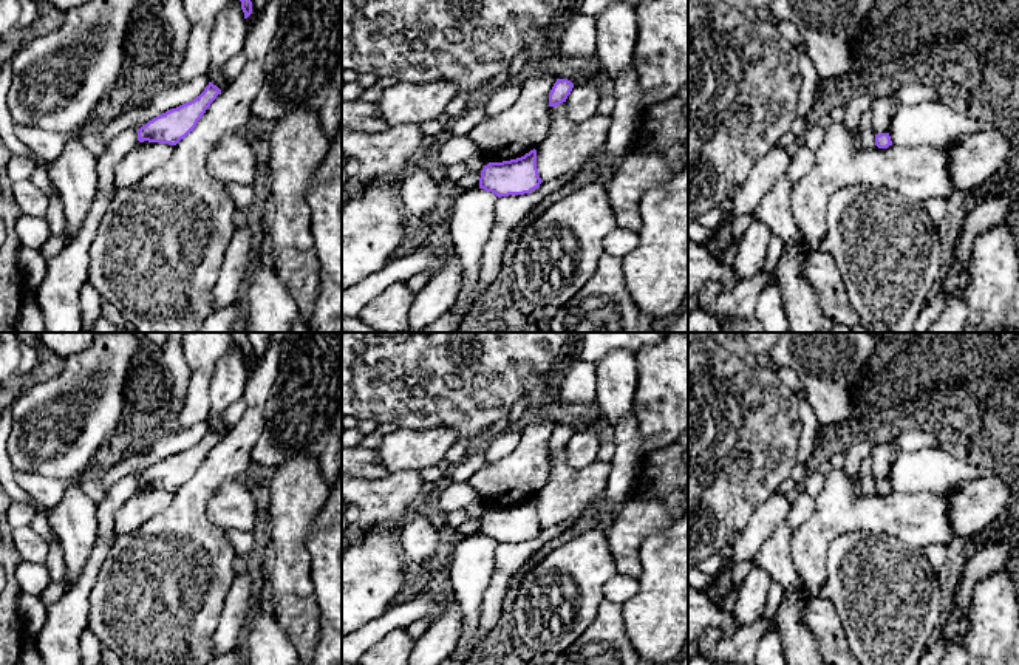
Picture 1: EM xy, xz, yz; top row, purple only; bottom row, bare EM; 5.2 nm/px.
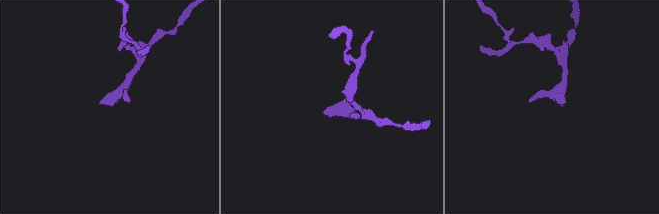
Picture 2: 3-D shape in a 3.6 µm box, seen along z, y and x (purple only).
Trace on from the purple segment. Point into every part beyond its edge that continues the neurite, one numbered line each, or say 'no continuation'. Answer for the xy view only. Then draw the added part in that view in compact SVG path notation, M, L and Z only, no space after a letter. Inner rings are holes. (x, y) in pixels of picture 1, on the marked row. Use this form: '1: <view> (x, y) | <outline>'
no continuation

